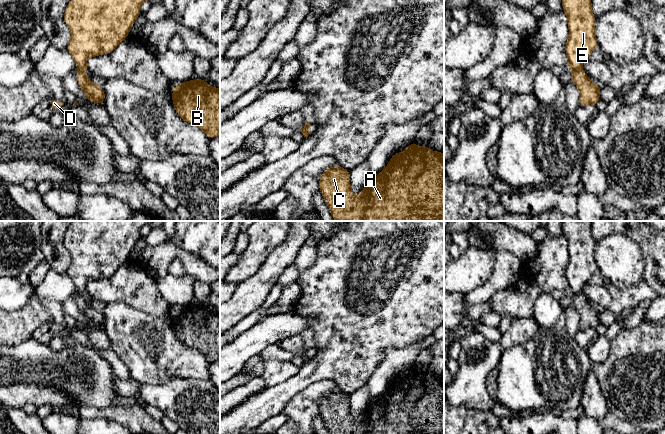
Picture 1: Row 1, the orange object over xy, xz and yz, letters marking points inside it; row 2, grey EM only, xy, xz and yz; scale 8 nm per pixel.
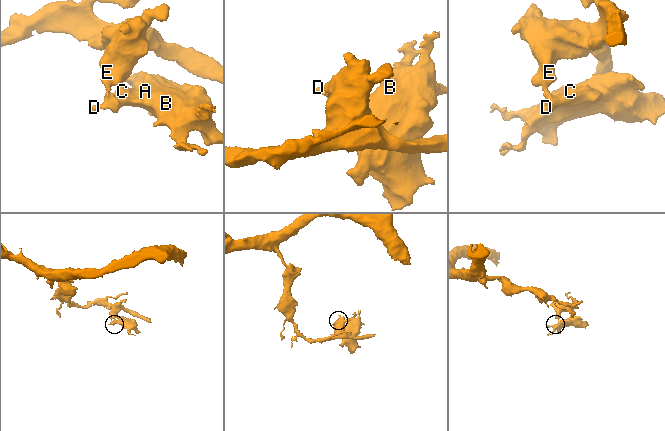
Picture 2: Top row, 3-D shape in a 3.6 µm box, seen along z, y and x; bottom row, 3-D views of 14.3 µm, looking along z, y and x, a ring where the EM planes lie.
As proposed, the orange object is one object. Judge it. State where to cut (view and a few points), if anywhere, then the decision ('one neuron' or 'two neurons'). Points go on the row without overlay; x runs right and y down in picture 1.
no cut | one neuron

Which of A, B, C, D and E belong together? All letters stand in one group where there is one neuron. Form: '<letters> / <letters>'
A B C D E

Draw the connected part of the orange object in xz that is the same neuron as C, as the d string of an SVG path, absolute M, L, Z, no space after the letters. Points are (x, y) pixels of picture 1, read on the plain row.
M412 366L407 374L395 376L386 392L366 407L360 420L351 414L350 396L339 388L324 394L319 412L329 434L444 434L444 378Z

